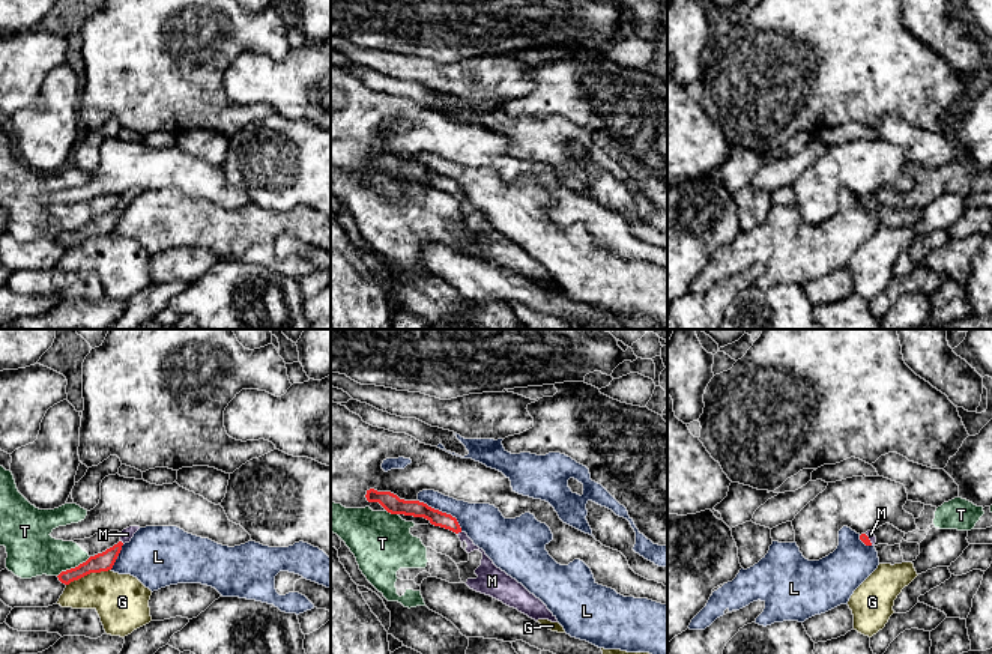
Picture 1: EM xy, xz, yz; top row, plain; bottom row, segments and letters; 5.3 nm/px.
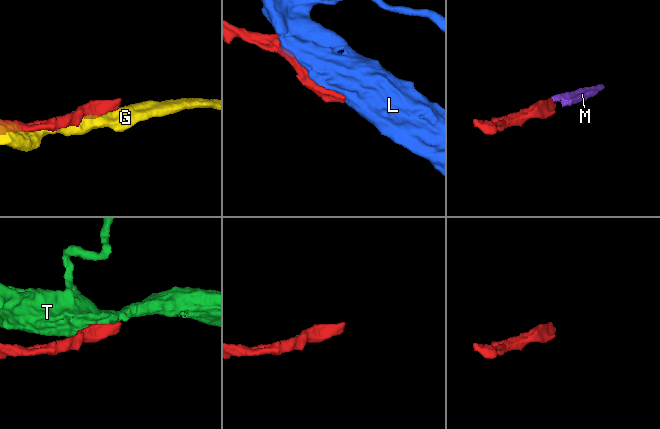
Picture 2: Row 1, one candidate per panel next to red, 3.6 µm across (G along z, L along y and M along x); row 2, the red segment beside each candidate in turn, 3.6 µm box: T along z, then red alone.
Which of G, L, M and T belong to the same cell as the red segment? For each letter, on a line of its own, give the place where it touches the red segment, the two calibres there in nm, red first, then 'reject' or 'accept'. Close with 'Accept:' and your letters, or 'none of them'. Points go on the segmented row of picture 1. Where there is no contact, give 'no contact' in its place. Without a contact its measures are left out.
G: xy (87, 573) | 100/280 nm | reject
L: xz (444, 513) | 90/220 nm | reject
M: xz (459, 531) | 90/80 nm | accept
T: xy (75, 567) | 100/260 nm | reject
Accept: M

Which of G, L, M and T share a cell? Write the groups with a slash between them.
G / L / M / T

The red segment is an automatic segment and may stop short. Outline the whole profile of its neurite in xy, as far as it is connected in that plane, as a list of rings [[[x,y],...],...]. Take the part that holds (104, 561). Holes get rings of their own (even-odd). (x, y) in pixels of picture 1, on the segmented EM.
[[[129,526],[120,532],[120,541],[113,547],[107,549],[102,553],[90,556],[86,562],[80,564],[75,568],[62,571],[57,577],[62,583],[69,585],[74,580],[78,580],[90,573],[108,571],[113,568],[122,546],[129,543],[134,534],[140,529],[140,526]]]

